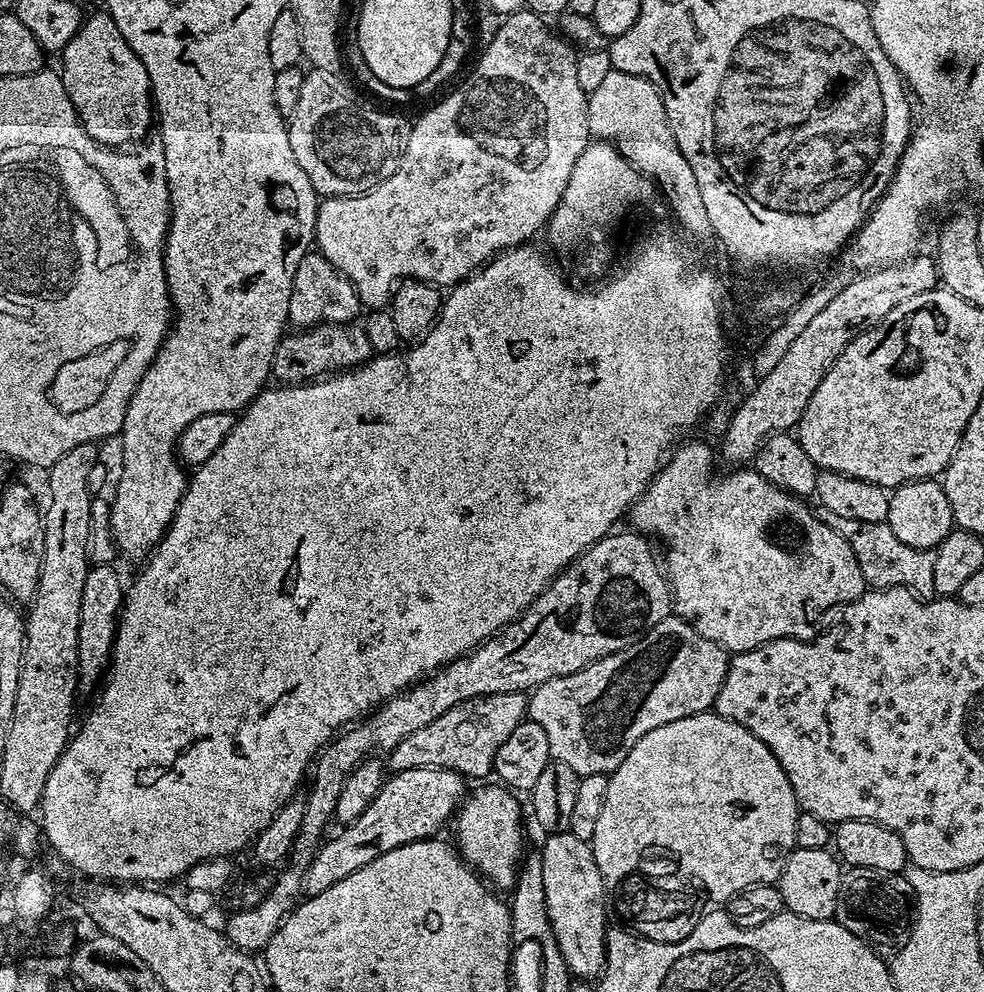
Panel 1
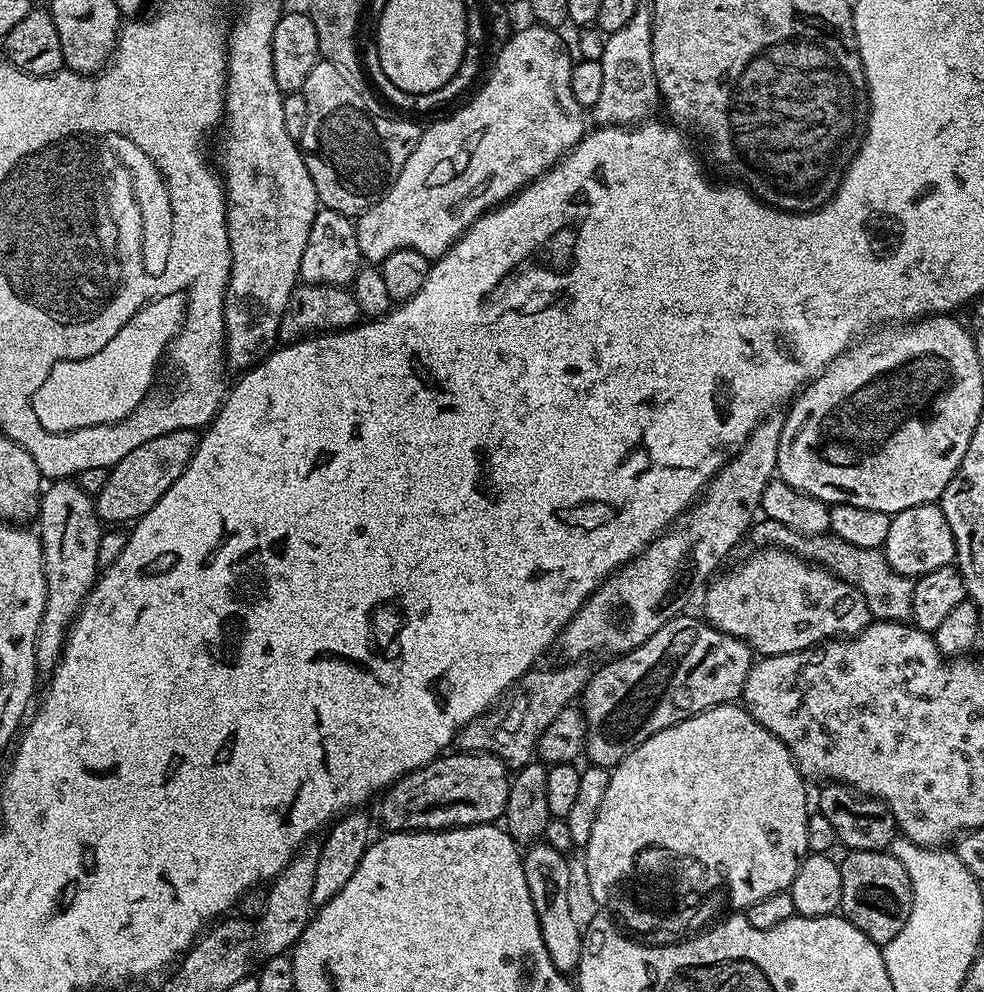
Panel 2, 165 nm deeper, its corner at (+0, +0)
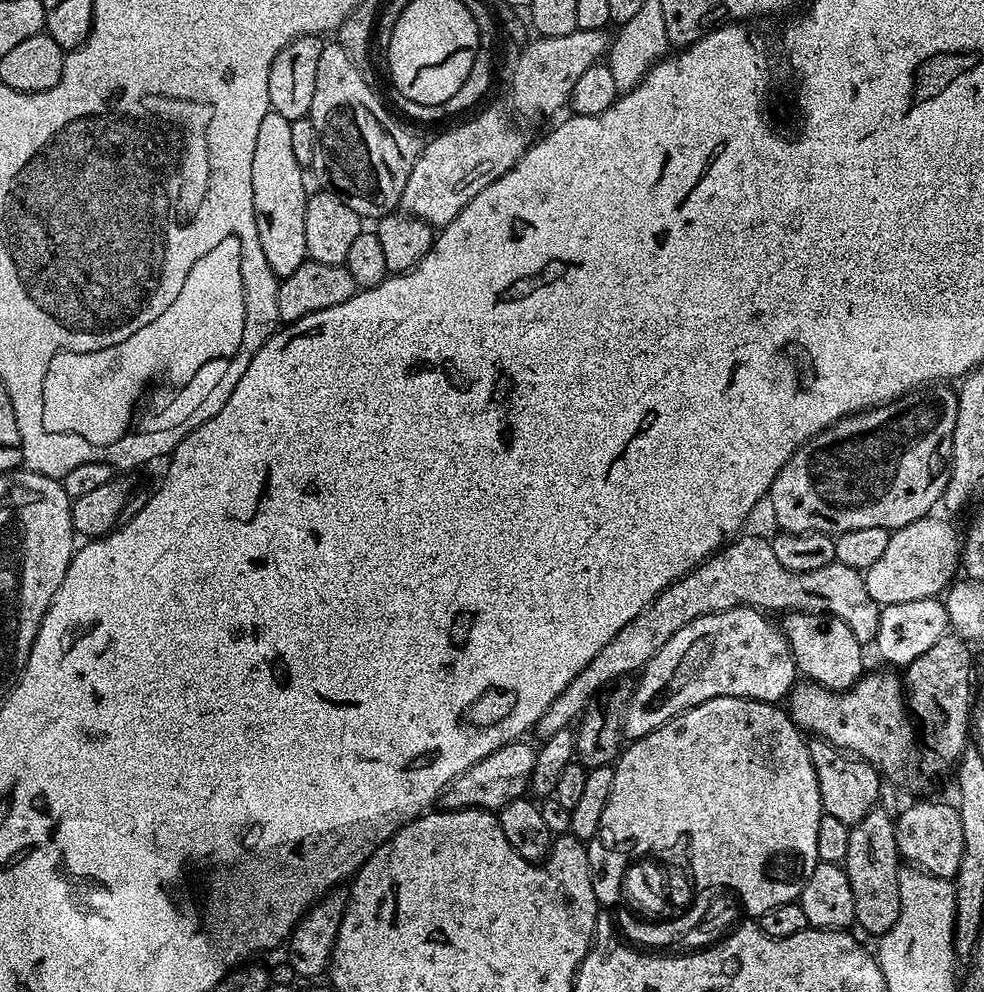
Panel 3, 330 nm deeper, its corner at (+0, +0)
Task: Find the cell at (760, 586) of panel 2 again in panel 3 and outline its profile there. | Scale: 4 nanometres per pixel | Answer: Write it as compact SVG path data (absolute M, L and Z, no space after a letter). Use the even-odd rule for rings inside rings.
M788 612L783 617L782 627L801 677L829 688L831 692L845 692L865 675L865 649L854 636L854 630L850 630L850 626L837 616L819 612Z

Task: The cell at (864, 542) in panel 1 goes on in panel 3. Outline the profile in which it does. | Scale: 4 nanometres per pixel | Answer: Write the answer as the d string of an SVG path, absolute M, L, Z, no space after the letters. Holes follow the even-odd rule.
M748 535L733 539L689 576L676 580L669 588L662 590L652 604L642 609L638 618L622 626L622 630L618 630L618 634L614 634L614 638L610 638L610 642L606 642L606 646L594 654L590 666L586 666L586 670L582 670L582 674L578 674L578 678L574 678L574 682L570 682L570 686L566 686L566 690L554 698L554 702L550 702L546 714L538 718L535 735L540 735L539 739L545 741L558 734L558 730L572 728L583 716L588 703L597 699L609 684L615 684L629 674L639 673L641 668L648 665L650 658L654 658L654 654L658 654L658 650L662 650L662 646L666 646L666 642L670 642L670 638L674 638L674 634L686 626L686 622L694 622L694 618L702 618L706 614L741 606L779 614L819 612L837 616L846 622L862 646L875 641L881 605L870 596L864 581L865 573L861 569L833 562L822 566L822 570L786 570L786 566L774 558L774 550L767 539Z

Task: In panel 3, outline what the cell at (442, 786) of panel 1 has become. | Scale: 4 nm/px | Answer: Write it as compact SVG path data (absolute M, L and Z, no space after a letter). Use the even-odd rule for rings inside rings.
M521 738L494 750L494 754L486 754L482 762L470 766L454 778L445 788L442 804L445 809L453 808L486 808L499 810L510 802L521 799L529 791L532 775L536 769L536 748Z

